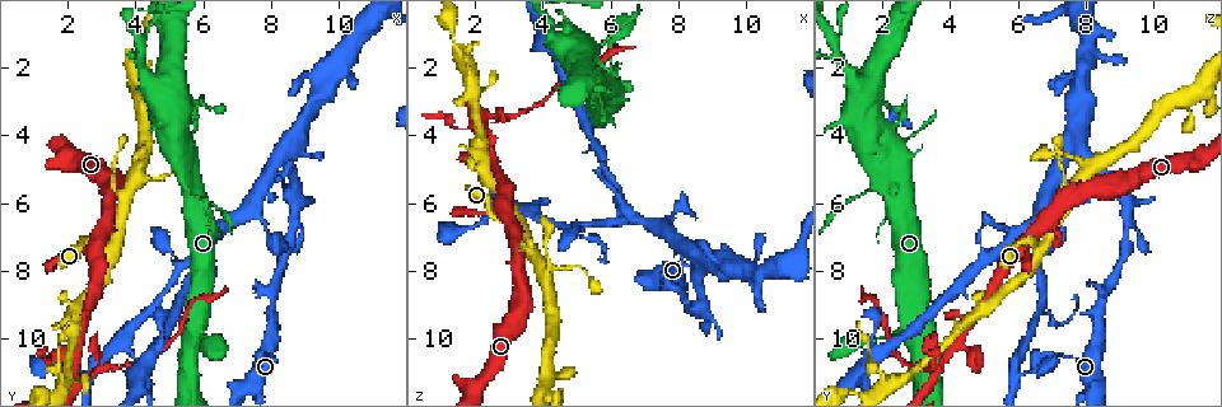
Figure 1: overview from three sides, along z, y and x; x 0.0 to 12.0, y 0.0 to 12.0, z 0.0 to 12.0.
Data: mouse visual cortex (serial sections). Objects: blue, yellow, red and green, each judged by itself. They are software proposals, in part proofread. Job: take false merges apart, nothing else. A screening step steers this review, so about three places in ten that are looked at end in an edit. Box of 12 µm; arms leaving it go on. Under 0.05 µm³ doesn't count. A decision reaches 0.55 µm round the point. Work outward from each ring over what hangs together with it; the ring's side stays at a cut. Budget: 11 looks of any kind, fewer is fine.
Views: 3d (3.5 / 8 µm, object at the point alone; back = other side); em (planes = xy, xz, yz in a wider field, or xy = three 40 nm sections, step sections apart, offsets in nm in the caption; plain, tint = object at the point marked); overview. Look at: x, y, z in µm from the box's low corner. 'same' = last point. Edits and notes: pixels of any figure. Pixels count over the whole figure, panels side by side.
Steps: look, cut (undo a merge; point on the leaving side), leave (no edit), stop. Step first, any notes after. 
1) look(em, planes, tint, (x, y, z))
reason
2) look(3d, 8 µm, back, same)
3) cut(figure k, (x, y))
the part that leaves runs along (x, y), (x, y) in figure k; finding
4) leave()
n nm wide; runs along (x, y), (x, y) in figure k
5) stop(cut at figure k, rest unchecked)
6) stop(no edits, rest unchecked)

look(3d, 8 µm, (2.1, 11.1, 3.6))
two arms in line, one across

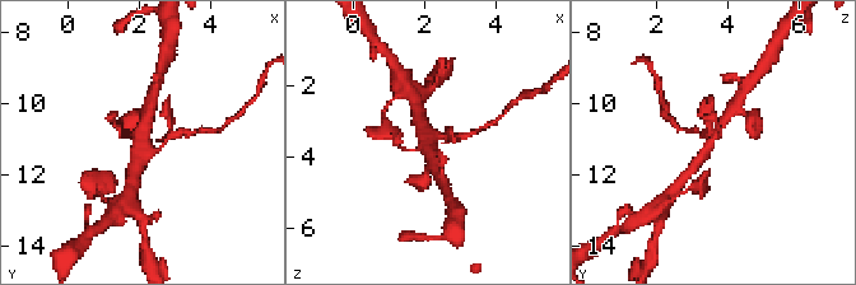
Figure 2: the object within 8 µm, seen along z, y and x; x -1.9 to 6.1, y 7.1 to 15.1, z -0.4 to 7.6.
look(em, xy, step 5, tint, (2.1, 11.0, 3.6))

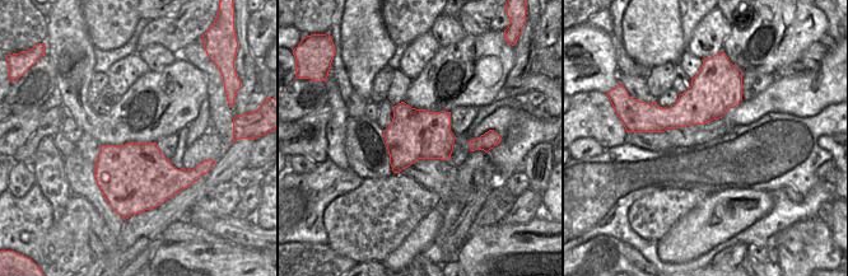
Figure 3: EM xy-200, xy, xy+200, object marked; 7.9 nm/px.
cut(figure 2, (181, 131))
400 nm wide; the part that leaves runs along (159, 148), (181, 130), (205, 130) in figure 2; a second cell is stuck on

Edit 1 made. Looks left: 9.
look(em, xy, step 1, tint, (8.6, 4.4, 7.6))
two arms in line, one across

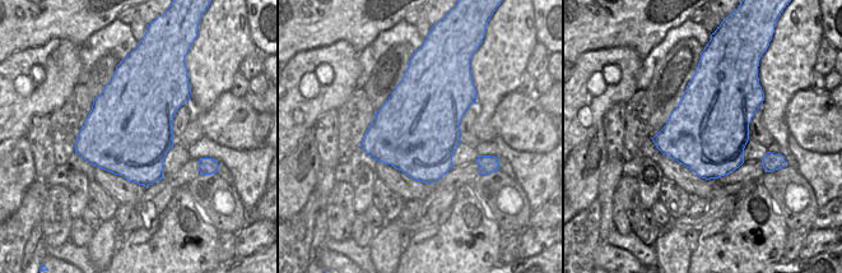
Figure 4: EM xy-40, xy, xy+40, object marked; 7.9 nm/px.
look(3d, 3.5 µm, same)
wider look

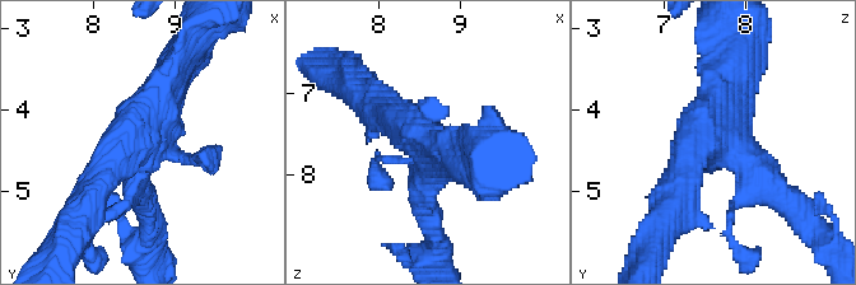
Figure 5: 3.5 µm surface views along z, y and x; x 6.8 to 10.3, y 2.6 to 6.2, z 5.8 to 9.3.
leave()
700 nm wide; runs along (424, 209), (433, 150), (378, 108) in figure 5; all the same cell

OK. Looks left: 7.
look(3d, 3.5 µm, (6.8, 6.7, 6.5))
branch point

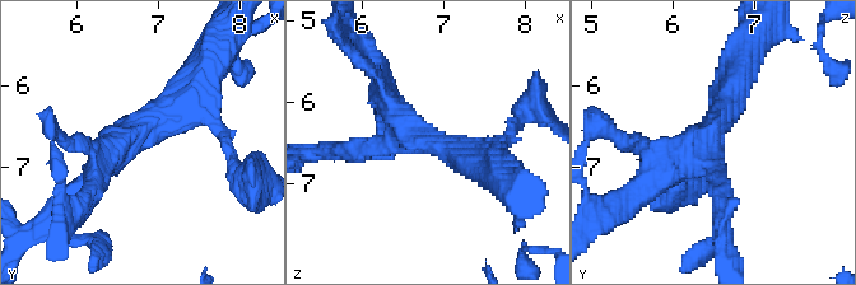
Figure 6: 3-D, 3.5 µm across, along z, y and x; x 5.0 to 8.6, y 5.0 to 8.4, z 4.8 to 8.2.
look(em, xy, step 5, tint, (6.65, 6.65, 6.45))
3 arms; arms of 250, 300, 400 nm; need the tissue

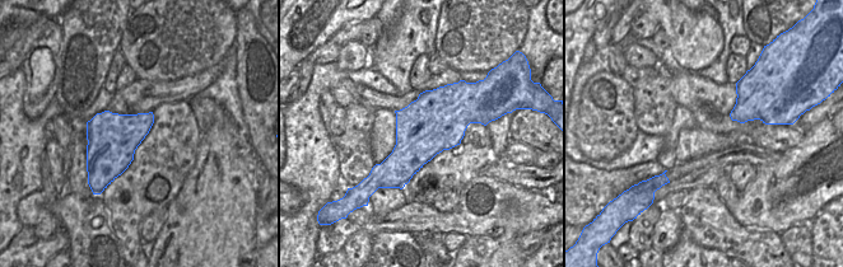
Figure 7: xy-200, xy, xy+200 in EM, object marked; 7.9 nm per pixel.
leave()
480 nm wide; runs along (196, 87), (114, 145), (94, 181) in figure 6; continuous, no second cell

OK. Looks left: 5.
look(3d, 3.5 µm, (4.7, 9.0, 6.7))
sharp bend

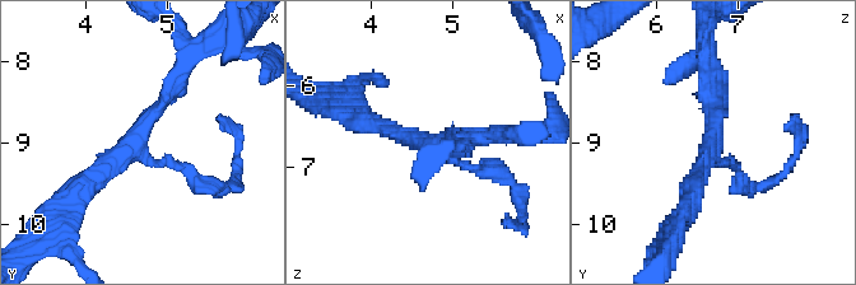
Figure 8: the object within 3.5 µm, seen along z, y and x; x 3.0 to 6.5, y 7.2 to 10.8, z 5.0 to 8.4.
look(em, xy, step 3, tint, (4.60, 9.00, 6.70))
now the EM

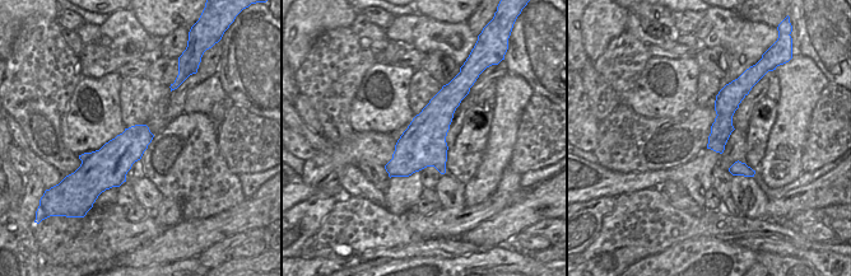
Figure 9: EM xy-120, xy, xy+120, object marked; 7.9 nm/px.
leave()
runs along (748, 85), (725, 107), (711, 145) in figure 9; all the same cell

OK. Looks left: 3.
stop(cut at figure 2, rest unchecked)

